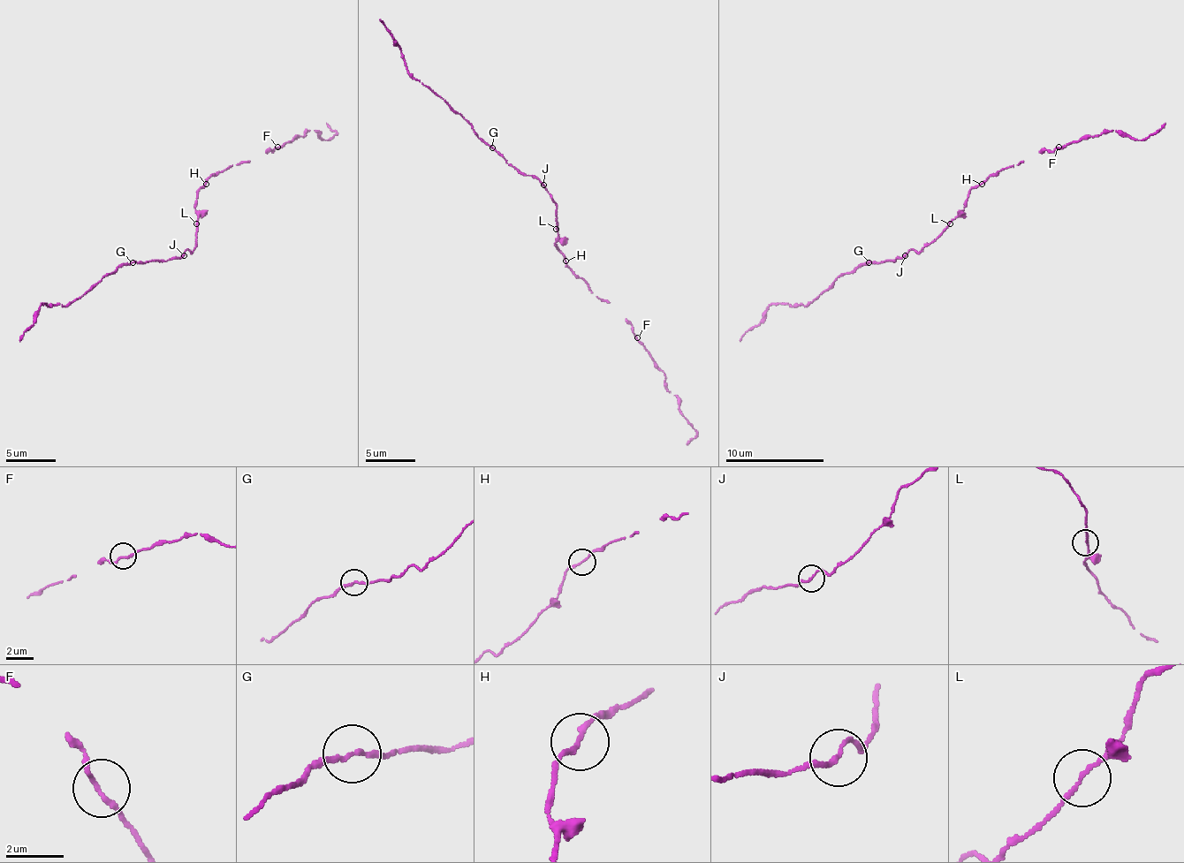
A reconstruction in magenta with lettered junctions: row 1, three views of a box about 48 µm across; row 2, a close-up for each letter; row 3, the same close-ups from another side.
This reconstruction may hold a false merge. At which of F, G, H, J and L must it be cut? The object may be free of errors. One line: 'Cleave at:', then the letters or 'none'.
Cleave at: none

